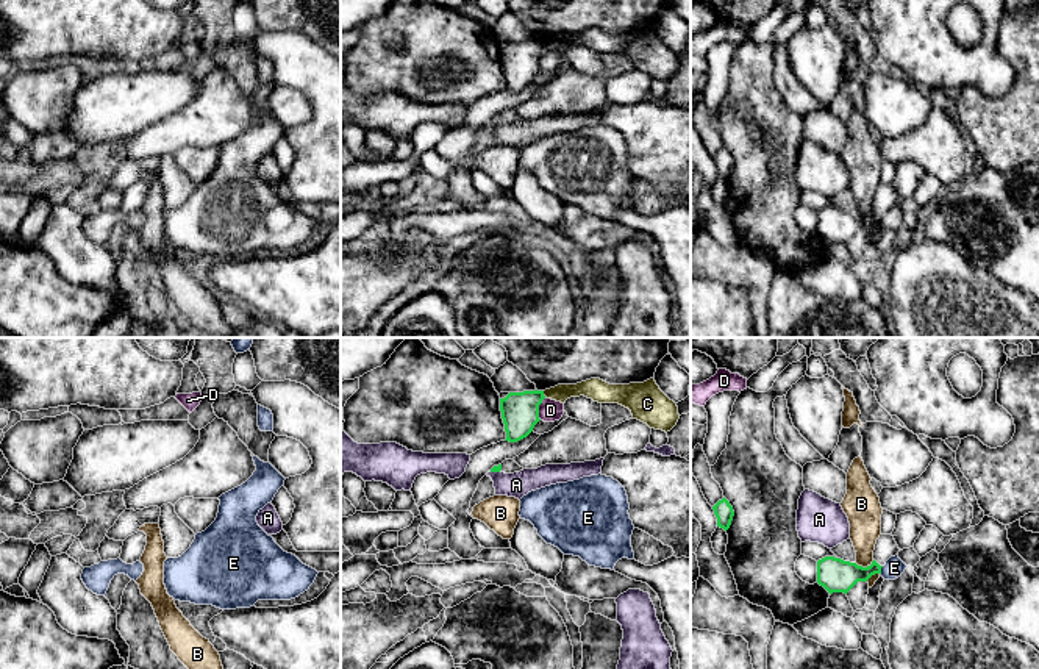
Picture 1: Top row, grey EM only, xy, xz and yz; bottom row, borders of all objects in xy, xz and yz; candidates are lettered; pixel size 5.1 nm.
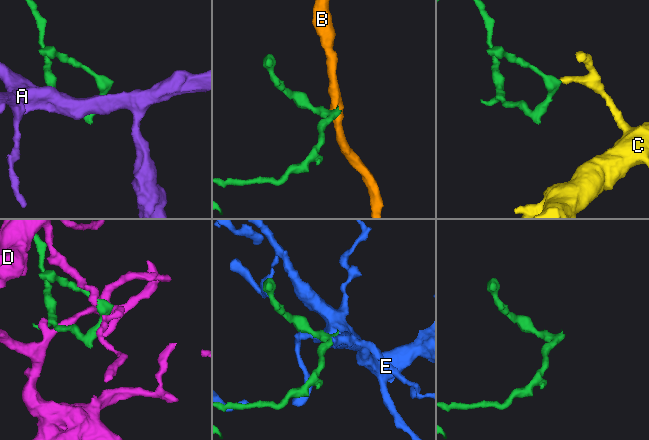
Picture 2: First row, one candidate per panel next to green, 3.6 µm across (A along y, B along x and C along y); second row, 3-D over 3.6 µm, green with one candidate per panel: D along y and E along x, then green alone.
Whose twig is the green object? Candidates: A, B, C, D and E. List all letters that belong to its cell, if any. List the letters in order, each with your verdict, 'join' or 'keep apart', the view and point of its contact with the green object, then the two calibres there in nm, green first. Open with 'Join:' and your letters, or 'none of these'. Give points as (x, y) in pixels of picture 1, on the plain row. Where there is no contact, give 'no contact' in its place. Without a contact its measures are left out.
Join: none of these
A: keep apart; contact xz (494, 121); calibres 30 and 130 nm
B: keep apart; contact yz (864, 218); calibres 180 and 160 nm
C: keep apart; contact xz (542, 44); calibres 190 and 90 nm
D: keep apart; contact xz (538, 58); calibres 190 and 110 nm
E: keep apart; contact yz (880, 221); calibres 180 and 100 nm

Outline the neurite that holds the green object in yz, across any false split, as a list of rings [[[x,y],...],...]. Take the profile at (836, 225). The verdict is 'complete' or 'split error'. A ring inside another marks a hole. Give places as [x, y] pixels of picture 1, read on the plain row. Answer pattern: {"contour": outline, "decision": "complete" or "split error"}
{"contour": [[[880,184],[870,216],[862,217],[841,208],[825,206],[817,211],[817,233],[830,244],[847,244],[858,231],[867,231],[872,225],[881,224],[886,211],[898,202],[900,199],[892,184]]], "decision": "split error"}

